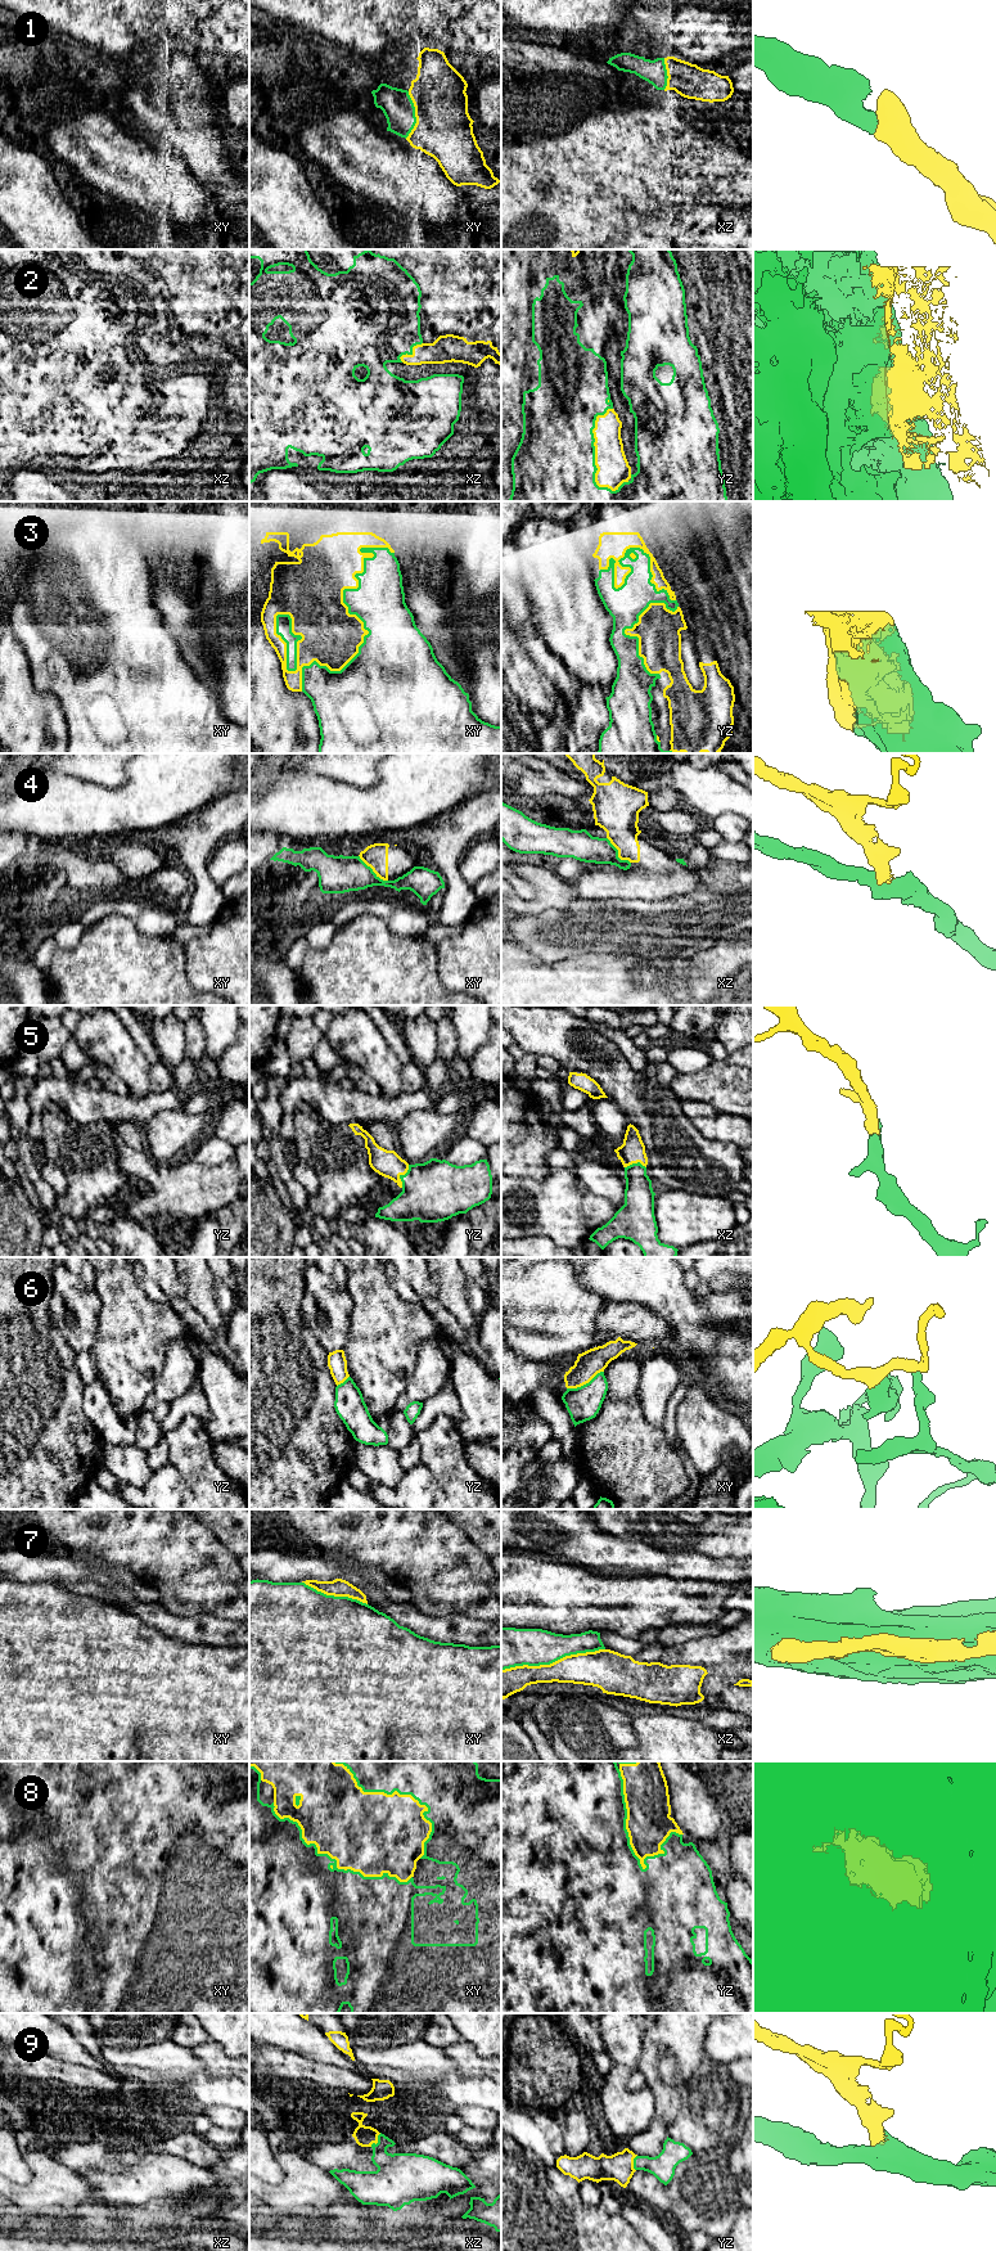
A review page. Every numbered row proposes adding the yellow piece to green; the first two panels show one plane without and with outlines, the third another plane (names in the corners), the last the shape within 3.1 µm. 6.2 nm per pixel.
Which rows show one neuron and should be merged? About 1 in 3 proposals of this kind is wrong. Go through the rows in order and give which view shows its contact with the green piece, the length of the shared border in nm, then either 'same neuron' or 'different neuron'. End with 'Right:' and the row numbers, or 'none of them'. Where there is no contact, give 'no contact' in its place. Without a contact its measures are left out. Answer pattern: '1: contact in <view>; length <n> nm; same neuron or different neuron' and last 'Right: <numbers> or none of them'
1: contact in xy; length 300 nm; same neuron
2: contact in yz; length 550 nm; different neuron
3: contact in xy; length 1050 nm; same neuron
4: contact in xy; length 240 nm; different neuron
5: contact in yz; length 150 nm; same neuron
6: contact in xy; length 260 nm; different neuron
7: contact in xz; length 650 nm; different neuron
8: contact in xy; length 1000 nm; same neuron
9: contact in xz; length 110 nm; same neuron
Right: 1, 3, 5, 8, 9

